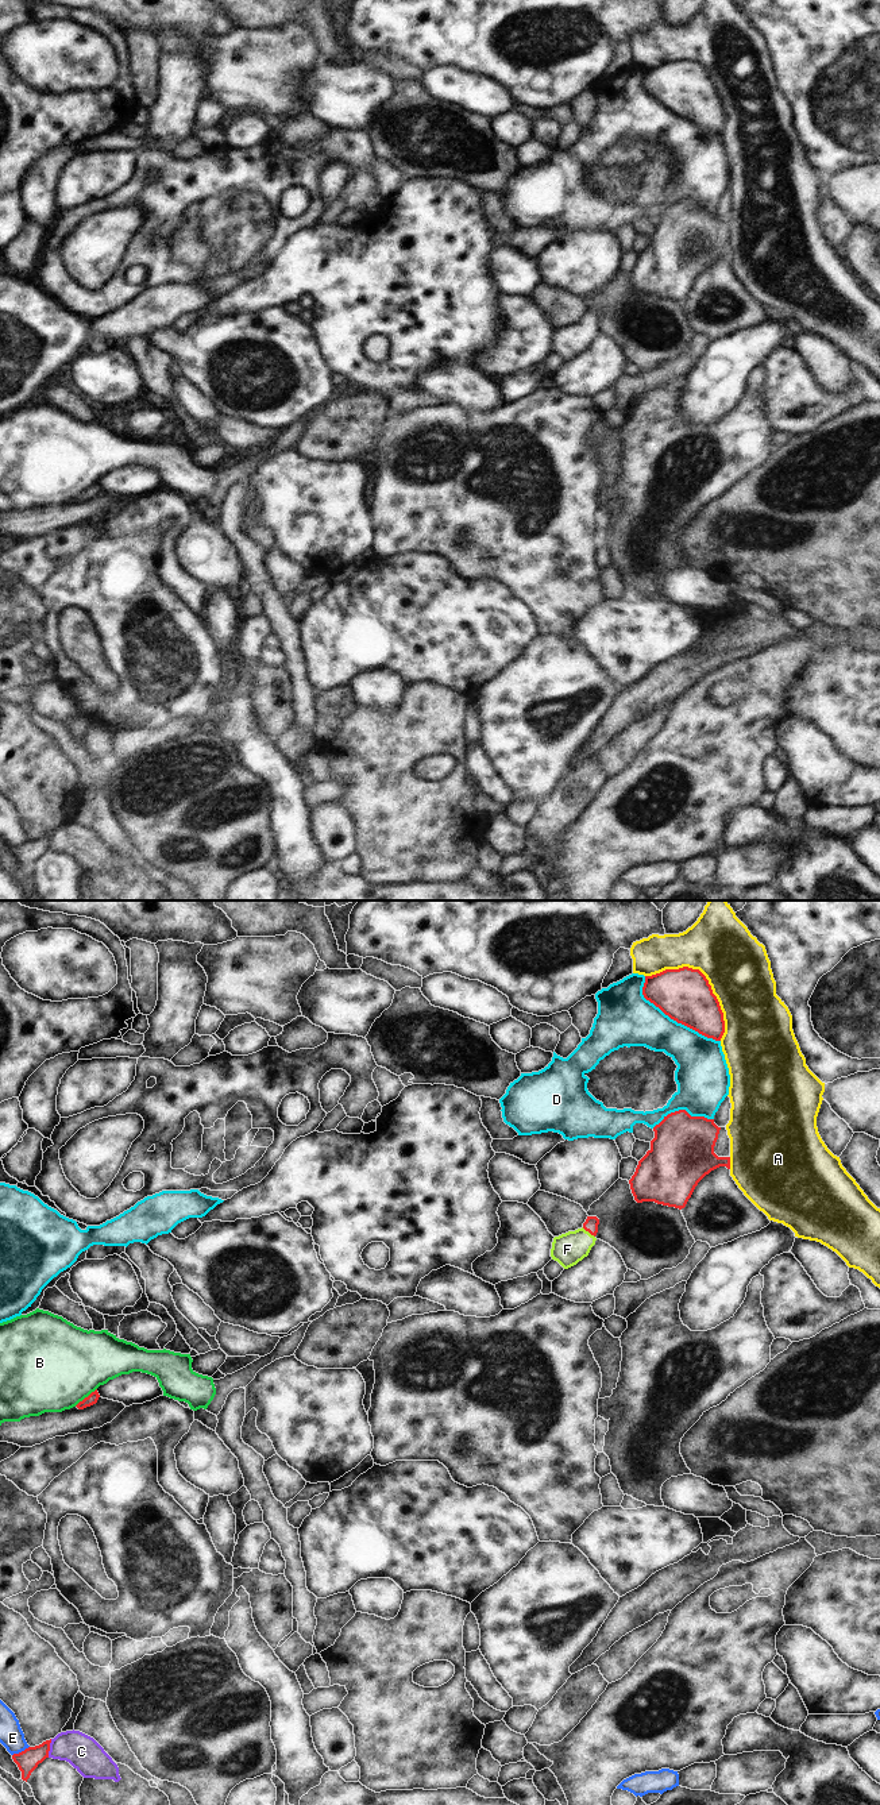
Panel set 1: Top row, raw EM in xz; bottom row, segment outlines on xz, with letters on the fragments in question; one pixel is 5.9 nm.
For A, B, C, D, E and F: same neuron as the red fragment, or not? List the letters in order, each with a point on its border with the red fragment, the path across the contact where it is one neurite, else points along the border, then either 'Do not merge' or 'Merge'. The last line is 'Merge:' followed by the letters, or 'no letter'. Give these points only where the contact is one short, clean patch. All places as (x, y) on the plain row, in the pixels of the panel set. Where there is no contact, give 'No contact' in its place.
A: Touches red at xz (706, 72). Do not merge
B: Touches red at xz (85, 490). Do not merge
C: Touches red at xz (49, 841). Boundary: xz (51, 832), (47, 849). Do not merge
D: Touches red at xz (672, 111). Do not merge
E: Touches red at xz (22, 844). Boundary: xz (29, 839), (12, 848). Do not merge
F: Touches red at xz (589, 324). Path across: xz (591, 316), (589, 324), (574, 339), (567, 342). Merge
Merge: F

